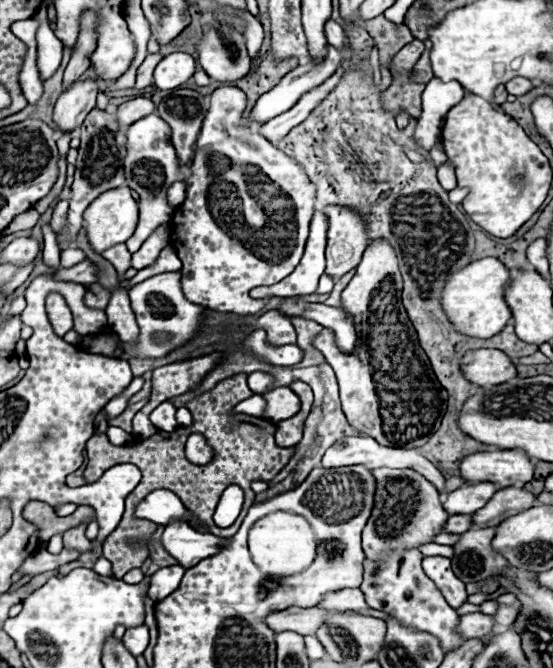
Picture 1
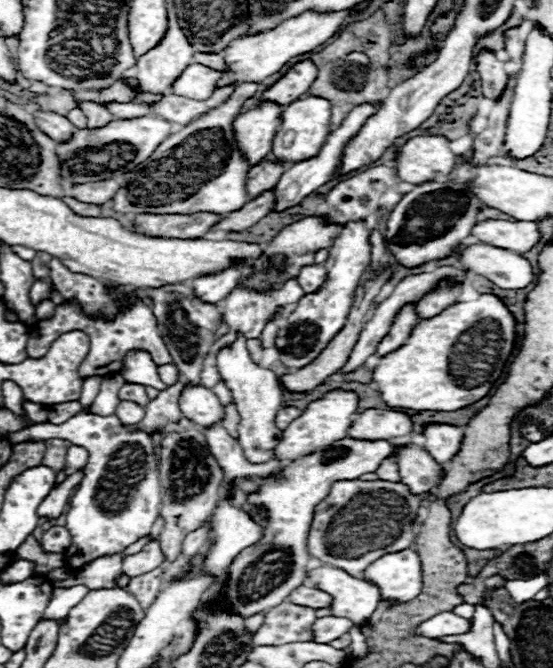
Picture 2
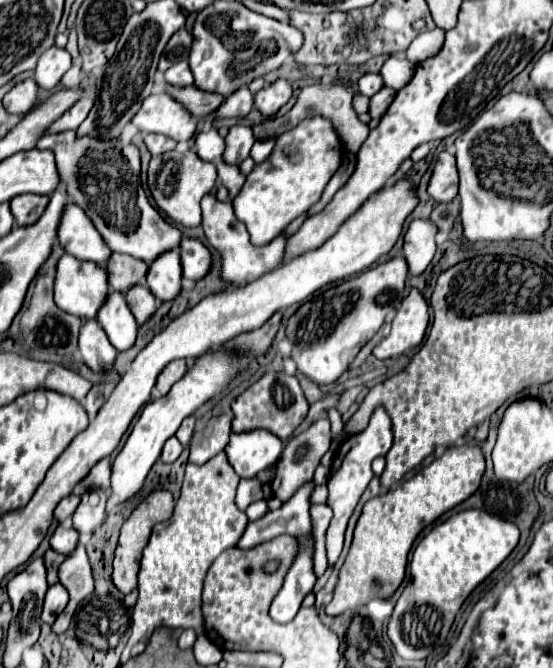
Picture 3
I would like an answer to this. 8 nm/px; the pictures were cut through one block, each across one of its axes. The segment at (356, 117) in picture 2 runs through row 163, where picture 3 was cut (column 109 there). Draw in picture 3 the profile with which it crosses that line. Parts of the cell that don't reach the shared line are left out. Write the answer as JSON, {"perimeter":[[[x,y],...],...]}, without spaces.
{"perimeter":[[[110,292],[110,298],[106,306],[102,306],[102,310],[98,312],[96,320],[100,322],[100,326],[108,334],[108,340],[114,344],[118,352],[130,350],[134,346],[138,326],[122,294]]]}

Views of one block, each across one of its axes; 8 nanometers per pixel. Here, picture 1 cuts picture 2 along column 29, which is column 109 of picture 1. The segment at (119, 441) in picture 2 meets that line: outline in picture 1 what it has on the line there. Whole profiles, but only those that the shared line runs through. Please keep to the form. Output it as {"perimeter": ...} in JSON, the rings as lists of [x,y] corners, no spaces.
{"perimeter":[[[108,426],[106,436],[110,438],[110,442],[112,442],[112,444],[118,444],[118,446],[126,444],[126,442],[132,438],[132,434],[128,434],[128,432],[124,432],[122,428],[116,428],[116,426]]]}

